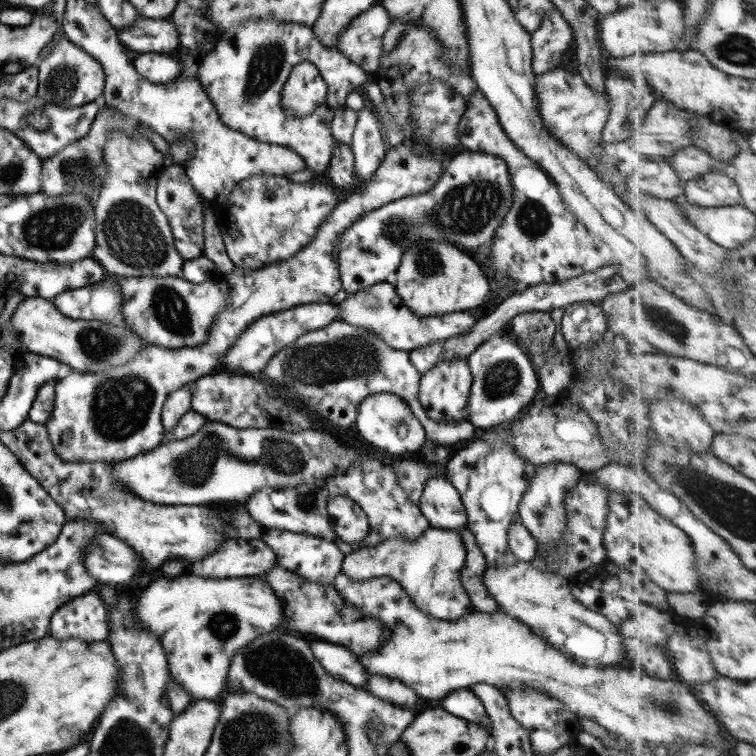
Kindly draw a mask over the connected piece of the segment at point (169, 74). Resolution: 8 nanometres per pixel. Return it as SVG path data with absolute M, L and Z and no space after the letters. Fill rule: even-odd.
M140 53L132 58L140 77L154 84L168 84L180 77L182 72L182 63L163 53Z

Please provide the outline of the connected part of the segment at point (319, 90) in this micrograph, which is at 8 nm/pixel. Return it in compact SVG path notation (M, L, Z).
M310 62L296 65L282 88L282 108L290 115L302 117L318 110L327 95L327 84Z

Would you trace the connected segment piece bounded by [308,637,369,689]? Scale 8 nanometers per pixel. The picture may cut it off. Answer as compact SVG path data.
M313 637L308 642L313 655L320 661L327 673L334 676L336 680L343 680L354 687L366 689L368 671L346 646L338 646L326 639Z

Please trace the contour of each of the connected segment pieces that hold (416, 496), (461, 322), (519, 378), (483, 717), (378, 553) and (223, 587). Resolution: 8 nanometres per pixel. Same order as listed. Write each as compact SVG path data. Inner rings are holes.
M402 460L388 464L396 476L397 484L406 492L406 496L412 504L419 504L424 484L432 476L444 476L448 479L446 468L440 464L424 464L424 462L414 462L414 460Z
M387 281L348 294L348 298L338 303L338 308L340 308L340 311L338 311L340 321L348 322L352 326L366 328L366 331L372 332L372 335L381 338L393 350L408 352L460 334L464 335L472 329L477 321L477 318L467 311L422 317L422 315L418 315L408 305L404 304L404 300L396 291L396 287Z
M499 333L480 344L467 360L473 377L467 405L468 421L476 428L492 429L518 420L533 402L539 386L537 365L522 345Z
M470 688L454 690L448 693L448 696L444 696L440 702L450 714L480 724L488 730L488 733L492 732L492 719L485 711L482 701Z
M428 527L420 538L410 541L406 537L390 537L376 546L362 547L356 552L345 555L342 562L341 572L348 575L352 579L372 579L381 576L388 576L398 581L402 588L406 589L408 597L416 603L416 607L431 618L437 620L448 620L453 622L462 616L466 616L473 605L466 594L466 590L462 588L462 568L466 562L466 545L462 539L462 532L466 530L448 530L438 527Z
M190 574L190 576L180 576L176 580L158 580L142 592L134 609L135 620L144 629L160 637L168 661L169 675L196 699L213 699L226 689L232 656L240 648L244 648L246 644L268 632L278 630L282 633L293 633L284 627L287 616L282 599L274 593L274 589L266 584L266 581L254 576L214 578Z

